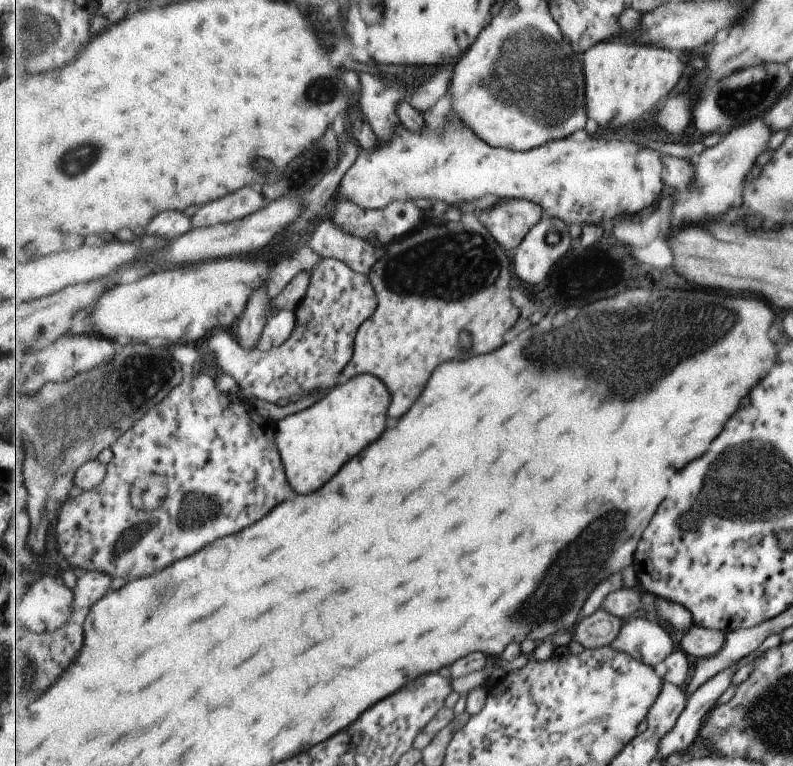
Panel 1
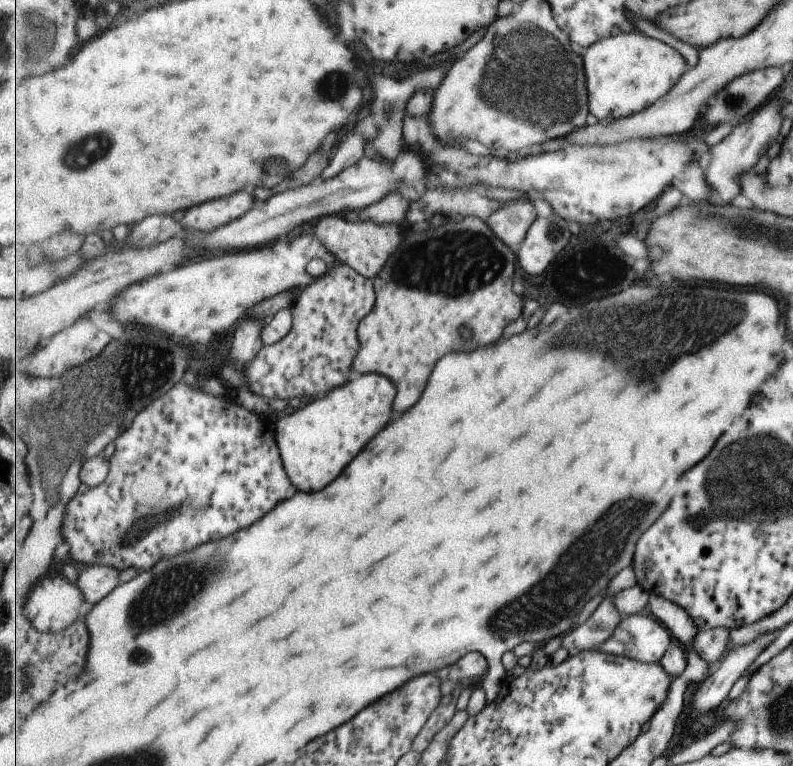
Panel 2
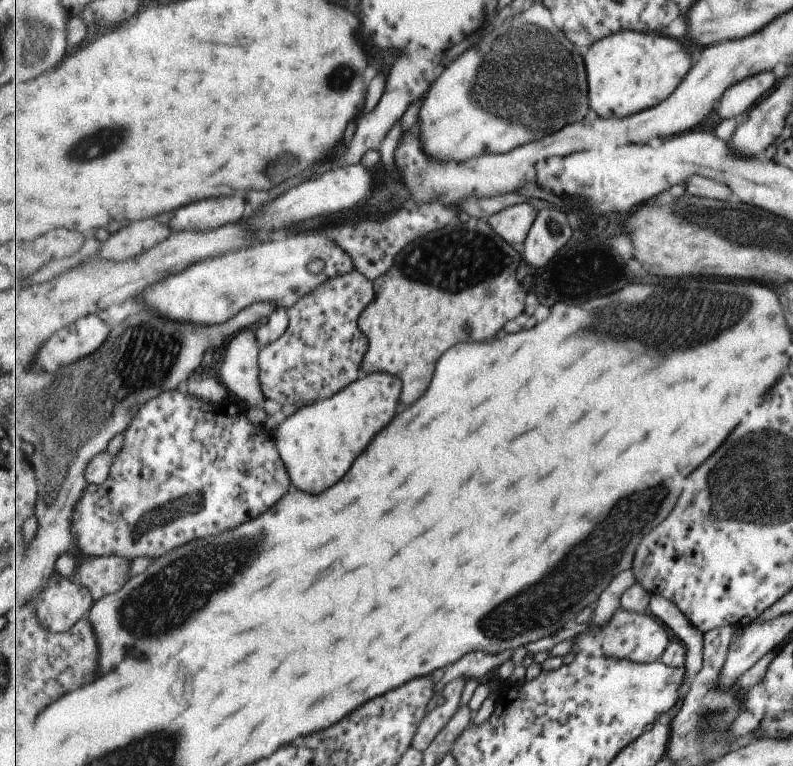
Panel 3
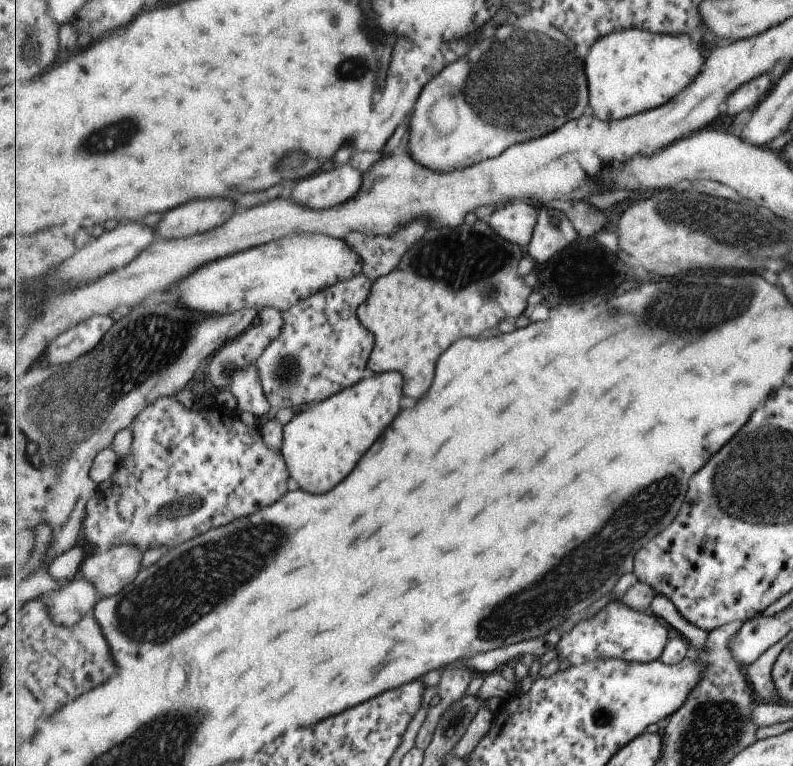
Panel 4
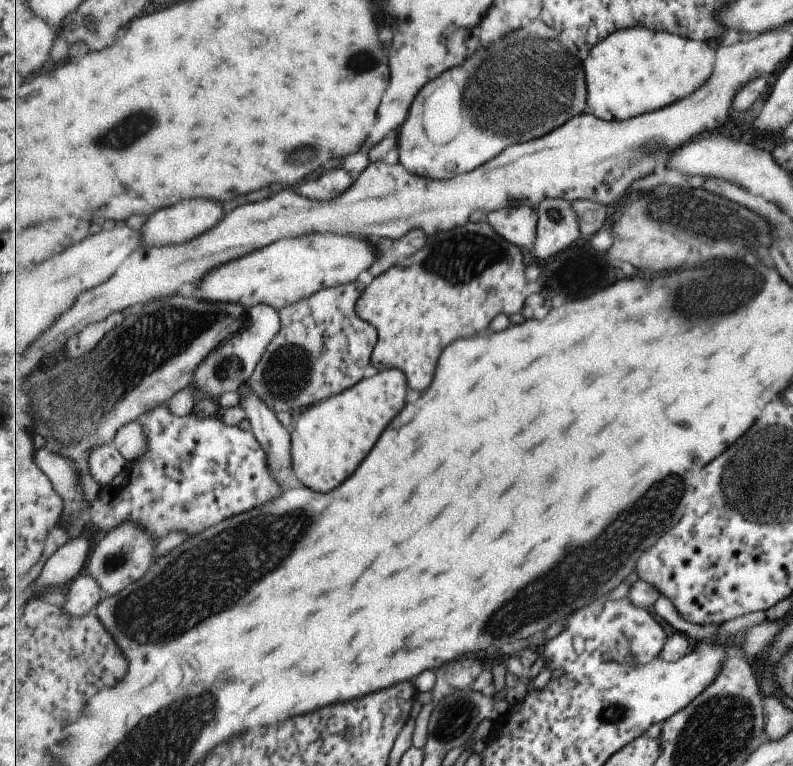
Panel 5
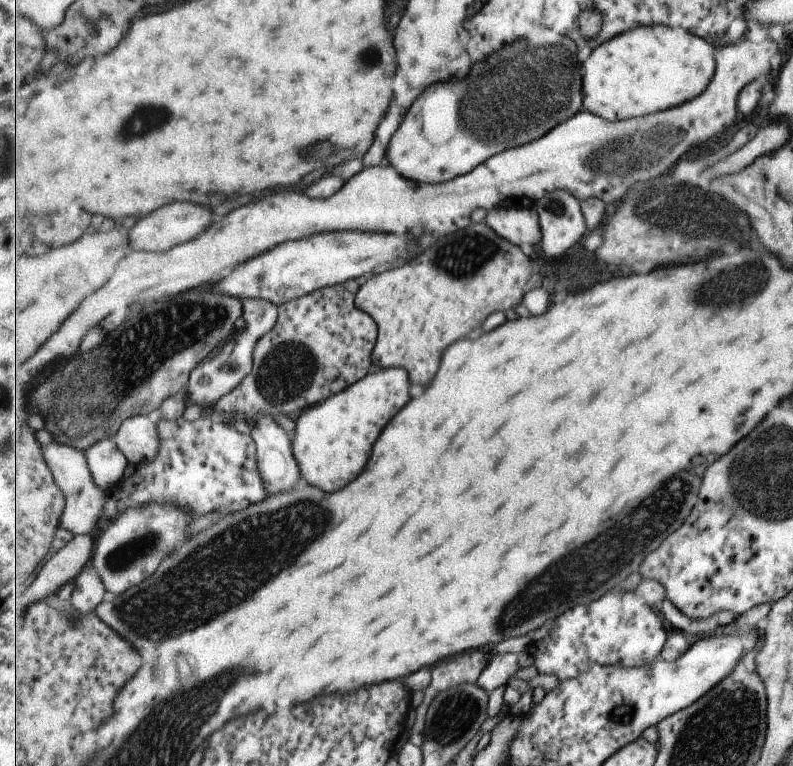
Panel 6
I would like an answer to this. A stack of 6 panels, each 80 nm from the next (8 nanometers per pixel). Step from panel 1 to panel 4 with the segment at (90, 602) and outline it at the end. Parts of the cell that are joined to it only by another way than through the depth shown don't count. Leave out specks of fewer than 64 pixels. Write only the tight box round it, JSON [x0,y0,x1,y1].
[80,546,144,598]

